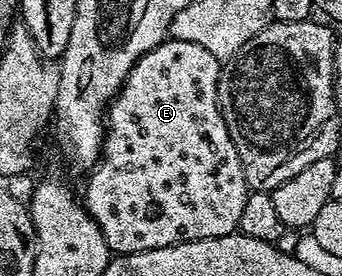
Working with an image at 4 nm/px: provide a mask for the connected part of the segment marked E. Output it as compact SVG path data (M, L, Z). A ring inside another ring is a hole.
M167 39L154 50L147 52L137 64L132 67L119 96L112 101L106 112L106 135L102 145L102 155L94 167L87 173L88 181L84 184L82 203L88 209L94 222L102 230L109 249L116 254L130 252L149 252L155 248L165 248L175 244L185 244L191 240L209 240L219 236L231 236L240 227L242 206L246 206L246 198L250 191L242 162L238 152L234 150L234 142L230 142L230 134L226 130L226 122L220 113L218 98L218 82L222 71L221 61L193 42Z

